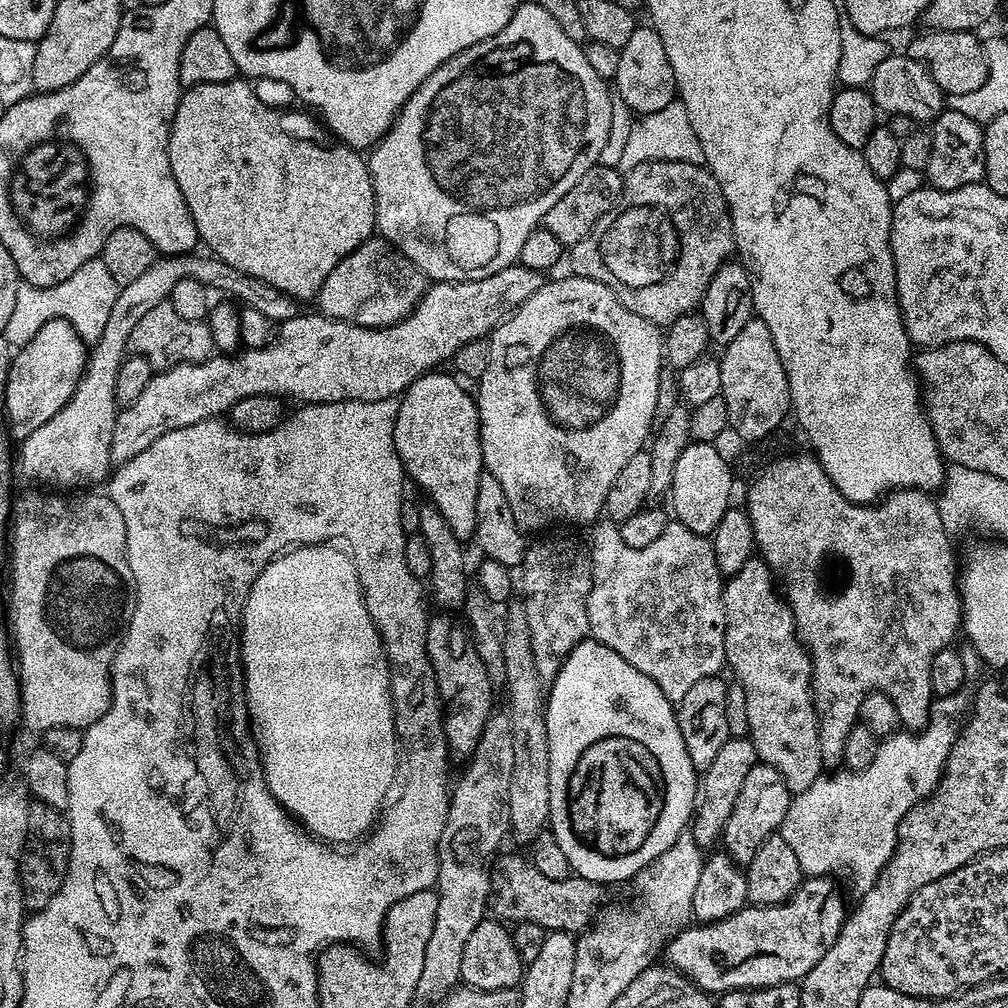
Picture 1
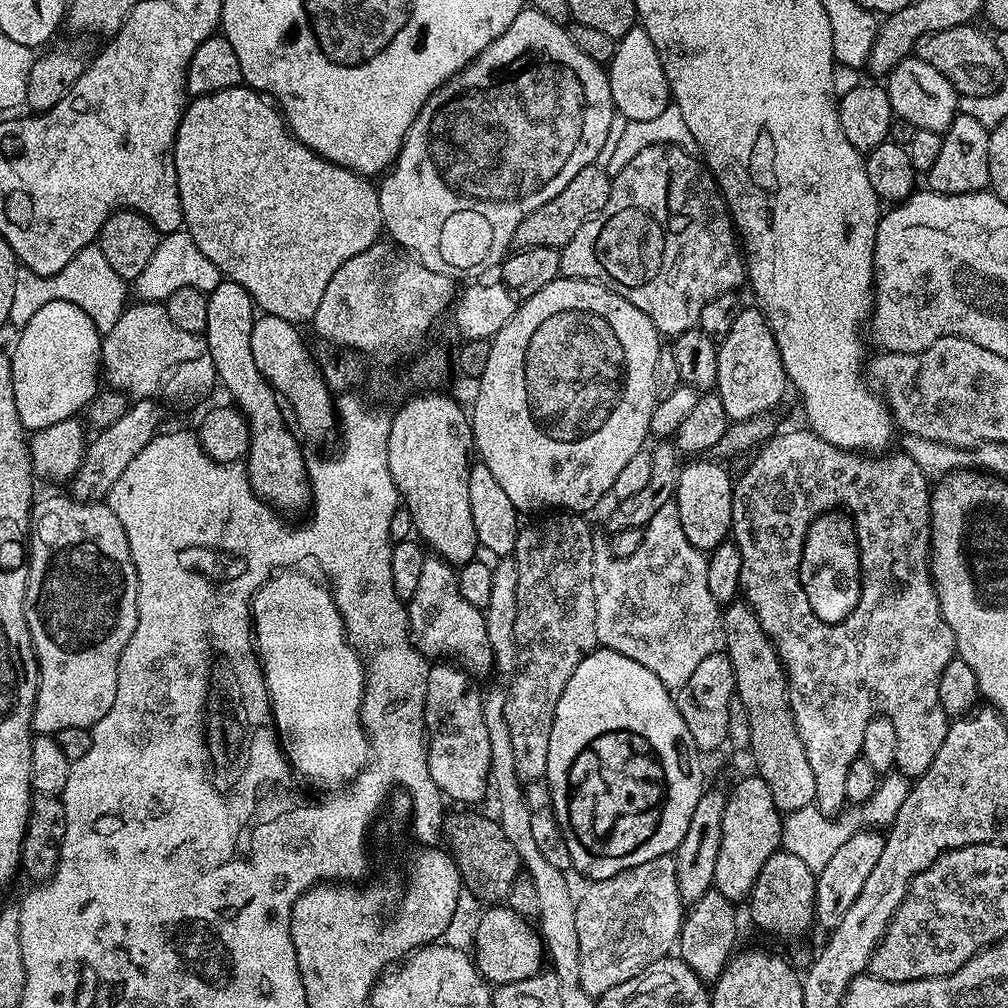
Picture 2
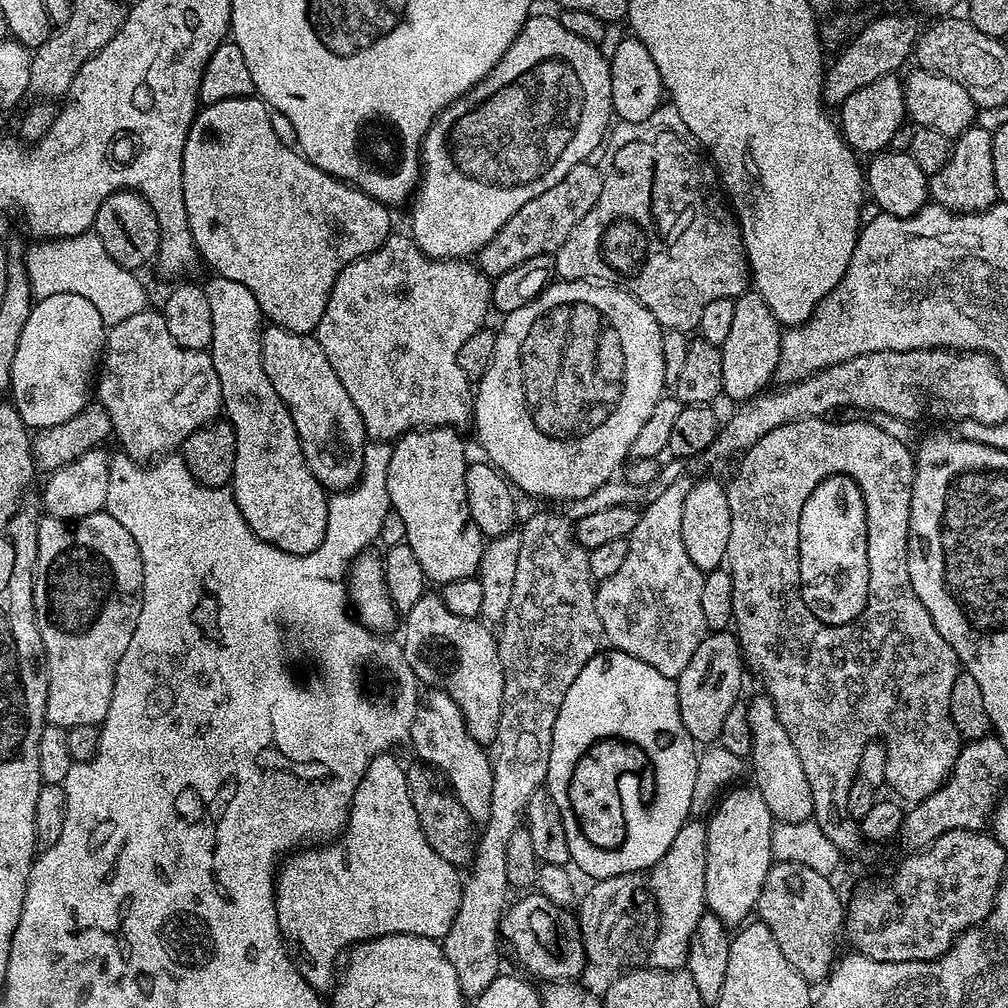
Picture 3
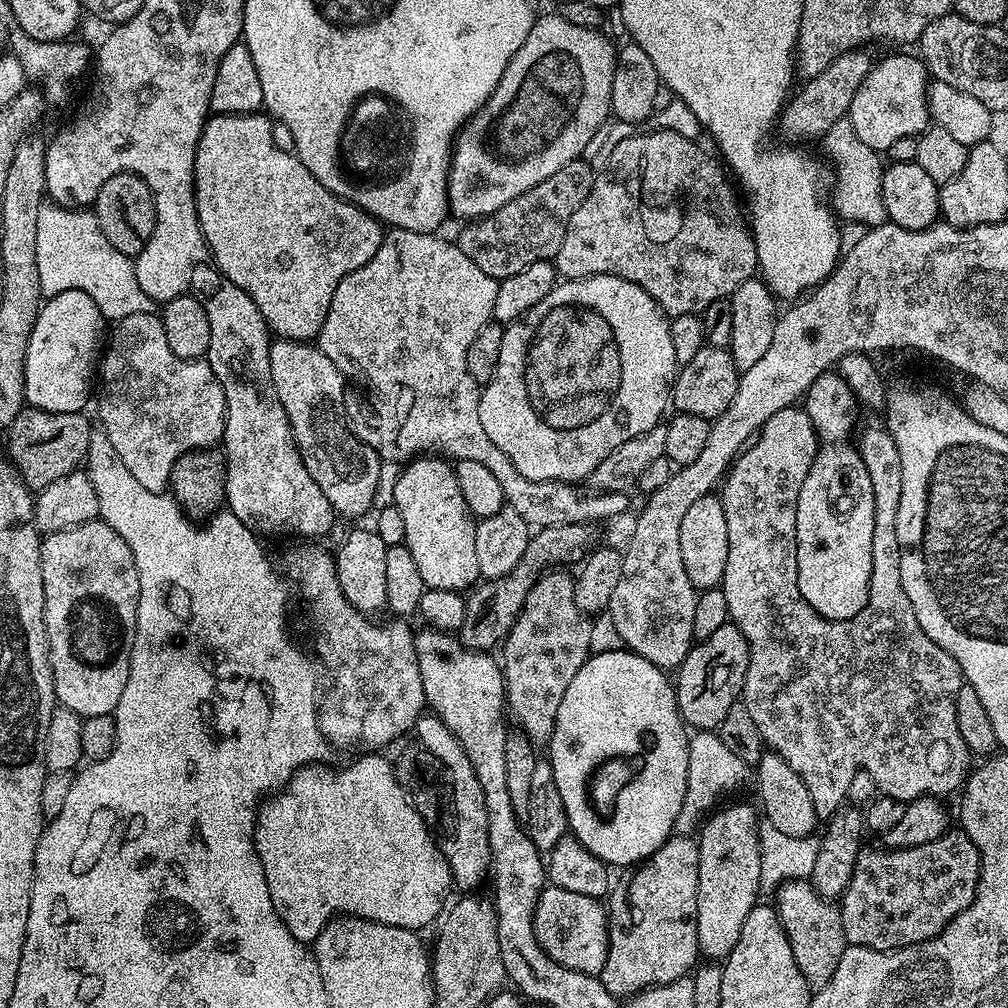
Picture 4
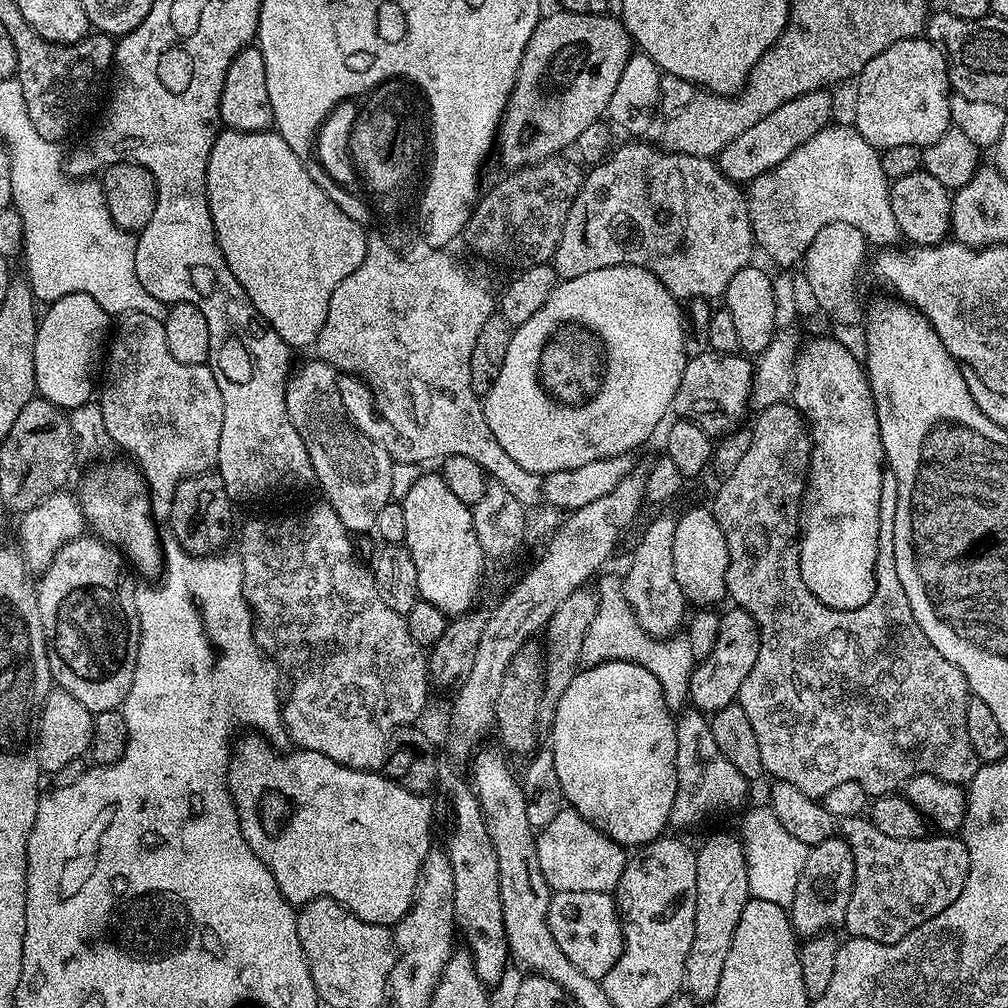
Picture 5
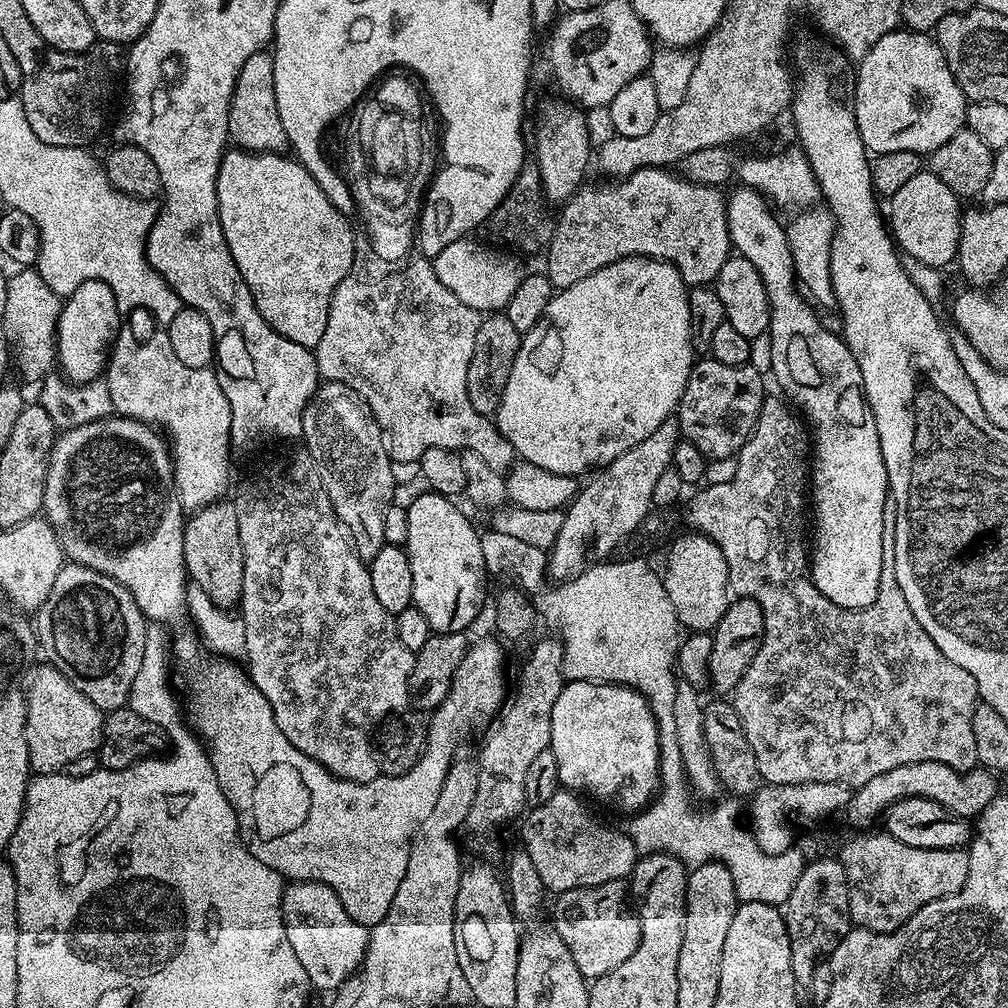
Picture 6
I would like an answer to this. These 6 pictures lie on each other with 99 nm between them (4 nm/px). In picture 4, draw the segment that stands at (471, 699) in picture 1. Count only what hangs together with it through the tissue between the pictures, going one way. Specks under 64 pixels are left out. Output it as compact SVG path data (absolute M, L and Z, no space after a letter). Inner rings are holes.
M421 714L416 719L414 736L417 736L419 747L424 748L430 754L434 754L437 765L448 775L448 796L446 792L446 803L442 808L442 819L440 824L440 836L438 832L438 843L440 852L446 858L450 866L453 885L464 894L472 894L477 891L480 883L487 881L492 866L492 855L490 854L490 830L486 818L486 794L482 794L482 785L478 782L478 774L474 772L474 766L470 764L470 758L466 758L466 750L462 750L462 742L458 742L456 735L446 726L446 722L435 714Z

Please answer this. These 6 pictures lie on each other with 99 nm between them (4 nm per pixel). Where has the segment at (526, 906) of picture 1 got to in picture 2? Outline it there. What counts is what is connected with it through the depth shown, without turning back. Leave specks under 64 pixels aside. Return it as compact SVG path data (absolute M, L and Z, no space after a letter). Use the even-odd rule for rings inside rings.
M476 810L449 811L444 818L442 836L448 845L452 861L460 872L460 882L484 902L507 901L511 886L522 872L520 856L514 846L506 838L499 819L488 816L479 816Z

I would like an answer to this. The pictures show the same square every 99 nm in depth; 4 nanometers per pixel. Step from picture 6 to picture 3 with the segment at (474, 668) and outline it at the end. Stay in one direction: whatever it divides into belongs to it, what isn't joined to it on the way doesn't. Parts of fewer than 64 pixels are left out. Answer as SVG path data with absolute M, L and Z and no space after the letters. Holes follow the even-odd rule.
M392 754L376 756L370 762L367 770L364 771L362 782L356 787L356 793L352 799L352 808L348 812L348 823L345 824L339 837L333 839L327 846L308 846L303 850L293 851L279 865L276 873L278 926L280 927L280 933L284 935L284 943L292 959L296 962L296 969L302 974L302 978L306 978L306 982L311 988L315 988L317 992L324 994L337 983L338 968L336 972L336 963L339 962L340 955L342 955L342 960L346 950L364 943L365 940L373 940L375 936L385 936L386 934L414 934L415 936L425 936L437 942L443 941L444 935L450 930L450 926L454 926L454 918L458 914L458 906L462 898L462 876L461 873L459 876L456 872L459 872L457 865L446 862L446 858L442 858L442 854L438 854L438 850L434 850L434 846L430 846L430 842L426 842L426 834L422 834L422 826L418 822L418 814L414 814L414 802L410 798L405 765L400 765L392 757Z

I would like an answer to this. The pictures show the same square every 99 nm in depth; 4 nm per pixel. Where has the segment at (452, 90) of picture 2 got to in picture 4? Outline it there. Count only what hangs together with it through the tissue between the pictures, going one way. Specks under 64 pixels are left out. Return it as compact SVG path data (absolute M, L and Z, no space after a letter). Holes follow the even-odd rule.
M559 14L541 15L534 22L530 34L526 34L526 42L516 46L516 53L510 58L498 86L494 86L494 94L490 94L486 103L469 118L467 124L461 127L454 141L452 163L448 170L448 207L452 216L461 216L461 221L471 222L482 216L494 214L494 210L498 210L502 206L506 206L506 202L518 198L518 194L526 194L526 190L534 190L534 186L538 186L538 182L546 182L546 178L550 178L550 174L556 173L557 170L562 170L562 166L566 166L566 162L574 162L585 155L584 151L587 150L588 143L595 138L596 131L604 124L604 119L609 119L612 110L612 83L616 69L617 49L614 44L612 48L611 42L602 33L603 31L595 28L574 26L574 22L566 22L566 18L562 18Z

